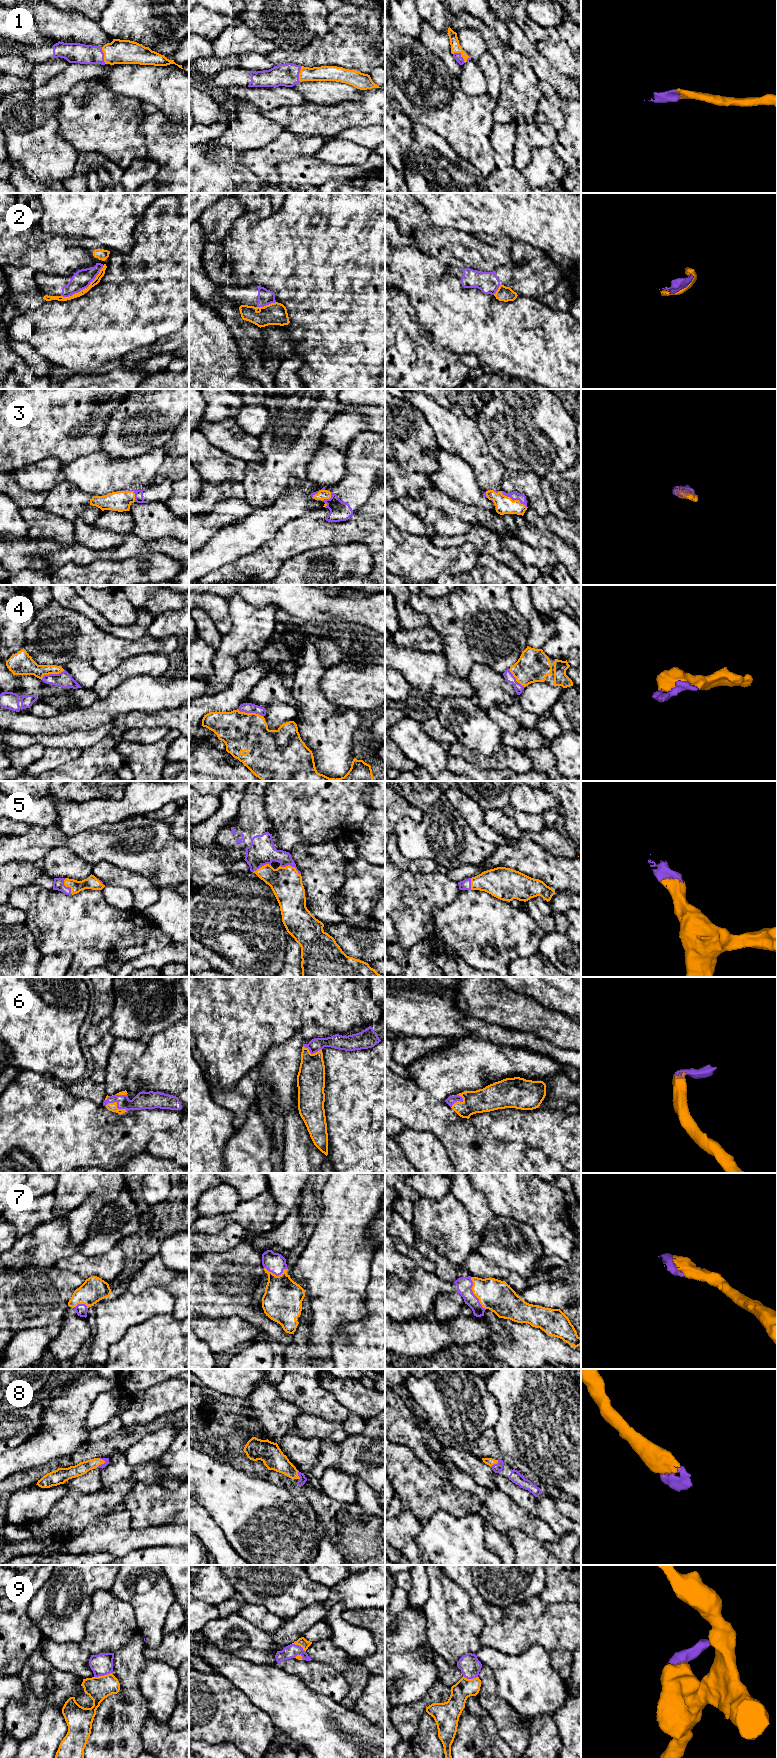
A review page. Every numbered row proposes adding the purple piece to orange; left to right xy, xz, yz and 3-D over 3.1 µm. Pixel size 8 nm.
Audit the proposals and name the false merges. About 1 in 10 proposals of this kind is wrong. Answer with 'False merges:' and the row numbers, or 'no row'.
False merges: 2

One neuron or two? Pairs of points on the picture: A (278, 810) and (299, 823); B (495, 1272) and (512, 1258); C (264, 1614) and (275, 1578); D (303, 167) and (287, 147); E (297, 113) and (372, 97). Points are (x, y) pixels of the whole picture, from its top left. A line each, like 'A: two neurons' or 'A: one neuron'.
A: one neuron
B: two neurons
C: two neurons
D: two neurons
E: one neuron

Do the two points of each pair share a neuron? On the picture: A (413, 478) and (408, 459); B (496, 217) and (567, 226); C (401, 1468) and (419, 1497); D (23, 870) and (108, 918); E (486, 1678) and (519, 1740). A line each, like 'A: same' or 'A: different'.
A: different
B: same
C: same
D: different
E: same

